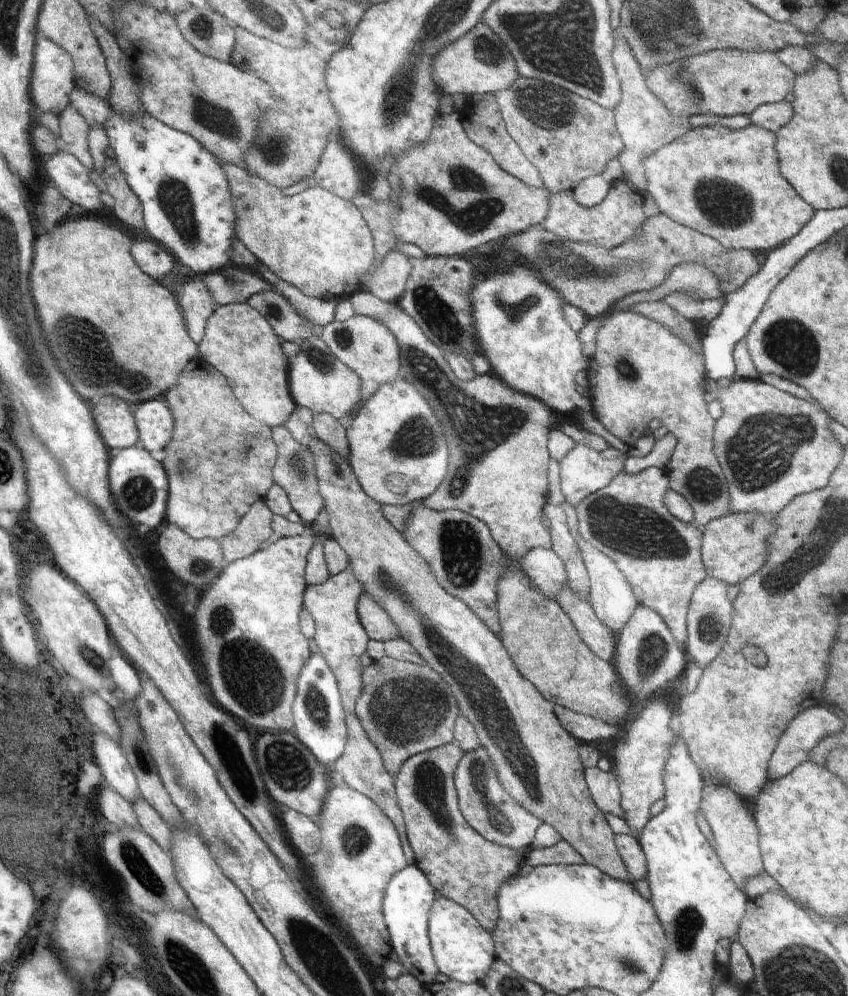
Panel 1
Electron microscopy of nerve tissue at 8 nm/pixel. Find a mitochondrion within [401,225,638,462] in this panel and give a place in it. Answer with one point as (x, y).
(433, 314)

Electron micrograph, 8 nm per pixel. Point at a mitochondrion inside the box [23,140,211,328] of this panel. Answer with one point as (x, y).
(175, 198)

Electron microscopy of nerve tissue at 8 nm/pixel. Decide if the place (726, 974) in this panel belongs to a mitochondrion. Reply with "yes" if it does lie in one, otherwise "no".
no

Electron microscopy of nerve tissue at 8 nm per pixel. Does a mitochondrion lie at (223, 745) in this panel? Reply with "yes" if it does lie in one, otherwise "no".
yes

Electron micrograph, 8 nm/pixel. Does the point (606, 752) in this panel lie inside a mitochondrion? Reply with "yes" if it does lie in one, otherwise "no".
no

